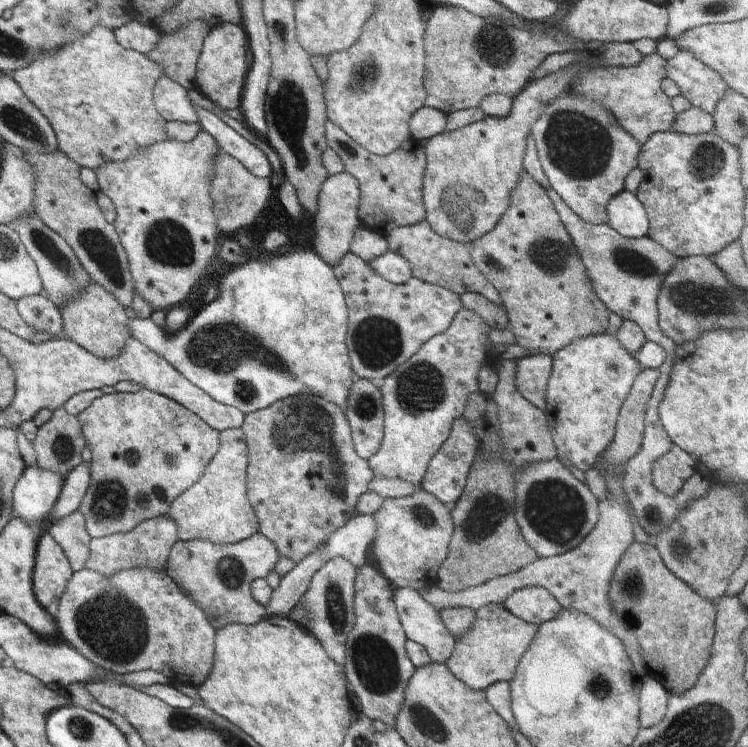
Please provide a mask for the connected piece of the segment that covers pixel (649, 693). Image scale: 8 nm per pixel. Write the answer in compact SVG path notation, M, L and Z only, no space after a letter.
M652 676L643 678L639 694L639 723L642 729L656 726L666 714L667 691Z

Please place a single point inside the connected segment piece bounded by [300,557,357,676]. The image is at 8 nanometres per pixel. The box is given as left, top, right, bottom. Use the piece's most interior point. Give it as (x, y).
(330, 596)

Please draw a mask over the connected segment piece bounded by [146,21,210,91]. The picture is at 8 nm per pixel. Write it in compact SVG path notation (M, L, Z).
M194 21L175 33L162 32L158 46L146 56L161 66L166 77L175 80L187 91L196 90L196 62L209 31L204 22Z

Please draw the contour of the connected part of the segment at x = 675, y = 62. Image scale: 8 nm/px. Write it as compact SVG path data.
M679 50L667 60L665 67L666 77L680 87L691 106L712 115L728 88L727 82L712 67L694 58L690 51Z

